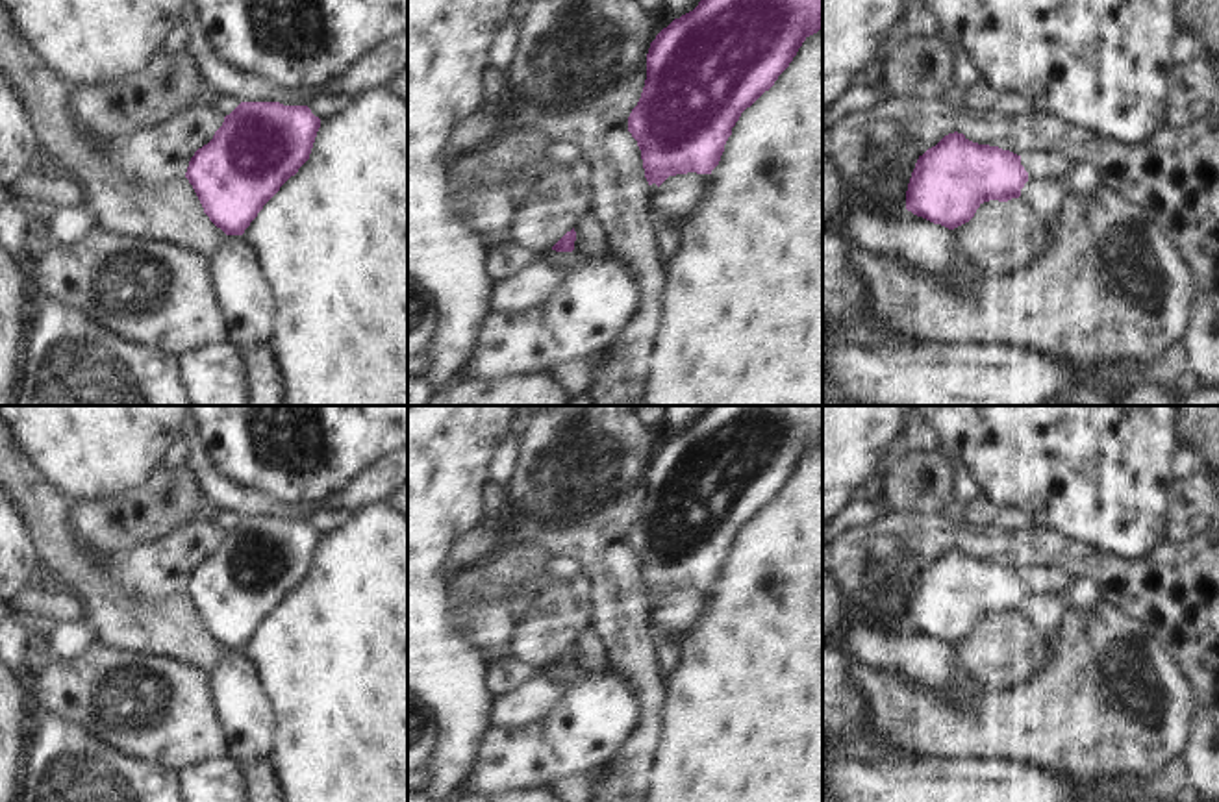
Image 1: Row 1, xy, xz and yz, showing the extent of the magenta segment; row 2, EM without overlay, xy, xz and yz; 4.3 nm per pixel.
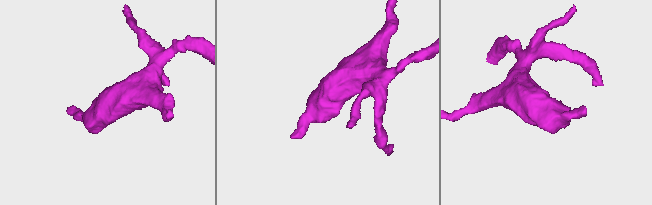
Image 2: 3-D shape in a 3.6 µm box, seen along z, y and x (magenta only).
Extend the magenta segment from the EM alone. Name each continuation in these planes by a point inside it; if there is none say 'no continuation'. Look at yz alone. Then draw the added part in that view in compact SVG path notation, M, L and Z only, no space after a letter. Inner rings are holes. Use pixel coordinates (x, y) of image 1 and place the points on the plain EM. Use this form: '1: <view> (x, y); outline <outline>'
no continuation

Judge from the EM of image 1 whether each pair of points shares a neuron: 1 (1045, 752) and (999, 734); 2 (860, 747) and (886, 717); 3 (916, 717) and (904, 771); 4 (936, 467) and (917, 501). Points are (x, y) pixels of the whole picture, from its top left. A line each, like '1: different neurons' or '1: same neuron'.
1: same neuron
2: different neurons
3: different neurons
4: same neuron

